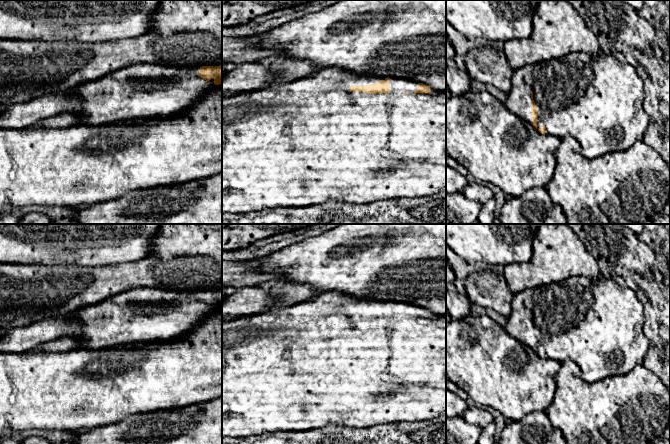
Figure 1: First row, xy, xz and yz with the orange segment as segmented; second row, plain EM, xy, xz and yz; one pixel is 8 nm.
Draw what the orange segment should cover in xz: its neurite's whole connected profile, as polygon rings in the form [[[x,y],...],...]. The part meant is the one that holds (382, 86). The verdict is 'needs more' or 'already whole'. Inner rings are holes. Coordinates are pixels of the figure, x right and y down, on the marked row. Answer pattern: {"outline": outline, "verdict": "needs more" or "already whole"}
{"outline": [[[326,68],[309,77],[222,99],[222,214],[310,207],[328,201],[365,204],[380,200],[415,199],[443,191],[446,191],[446,92],[409,79],[384,78]]], "verdict": "needs more"}

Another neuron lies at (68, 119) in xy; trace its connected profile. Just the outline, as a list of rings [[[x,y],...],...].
[[[70,111],[43,119],[42,121],[40,121],[39,123],[35,124],[32,127],[63,129],[76,125],[80,123],[82,120],[83,118],[80,118],[75,113],[75,111]]]

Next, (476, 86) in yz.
[[[476,80],[471,81],[470,92],[478,93],[483,91],[490,93],[492,96],[502,101],[503,103],[506,102],[507,94],[504,93],[503,91],[495,88],[492,85],[487,85]]]

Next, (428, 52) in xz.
[[[339,0],[321,11],[286,22],[279,27],[269,29],[257,37],[261,47],[272,48],[279,46],[281,53],[285,54],[286,58],[309,61],[317,70],[339,68],[357,74],[409,79],[417,83],[423,83],[431,89],[446,92],[446,0]]]

